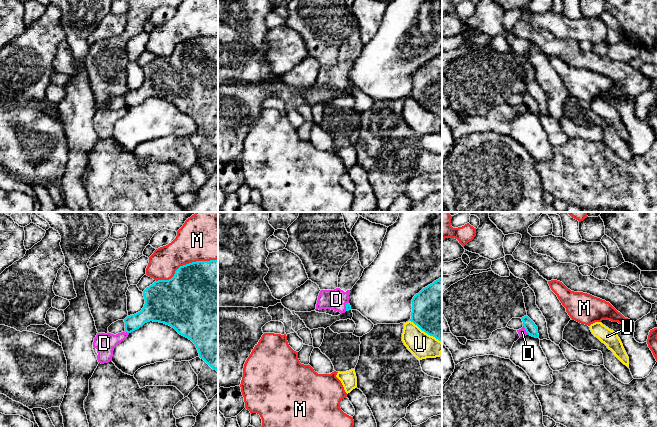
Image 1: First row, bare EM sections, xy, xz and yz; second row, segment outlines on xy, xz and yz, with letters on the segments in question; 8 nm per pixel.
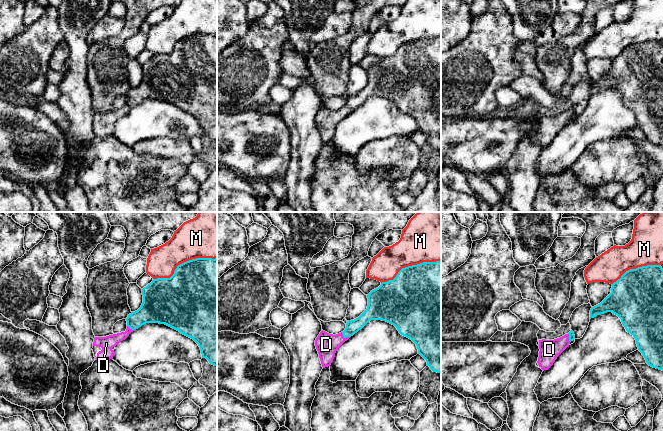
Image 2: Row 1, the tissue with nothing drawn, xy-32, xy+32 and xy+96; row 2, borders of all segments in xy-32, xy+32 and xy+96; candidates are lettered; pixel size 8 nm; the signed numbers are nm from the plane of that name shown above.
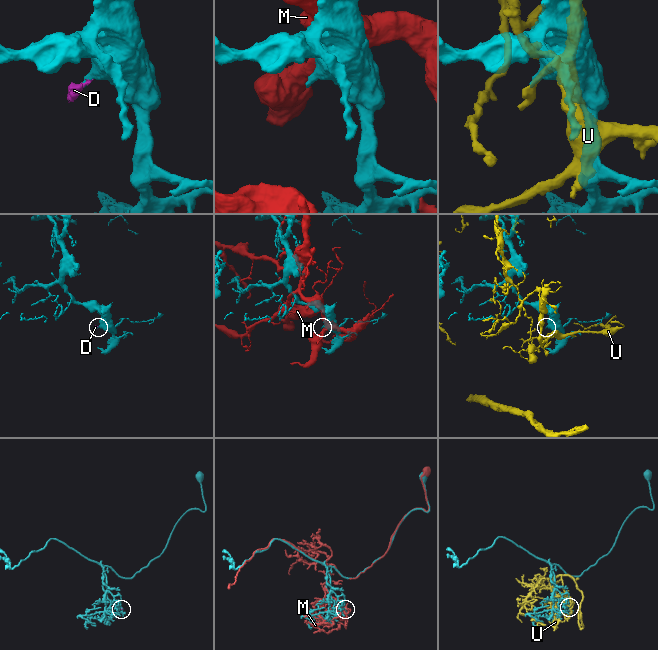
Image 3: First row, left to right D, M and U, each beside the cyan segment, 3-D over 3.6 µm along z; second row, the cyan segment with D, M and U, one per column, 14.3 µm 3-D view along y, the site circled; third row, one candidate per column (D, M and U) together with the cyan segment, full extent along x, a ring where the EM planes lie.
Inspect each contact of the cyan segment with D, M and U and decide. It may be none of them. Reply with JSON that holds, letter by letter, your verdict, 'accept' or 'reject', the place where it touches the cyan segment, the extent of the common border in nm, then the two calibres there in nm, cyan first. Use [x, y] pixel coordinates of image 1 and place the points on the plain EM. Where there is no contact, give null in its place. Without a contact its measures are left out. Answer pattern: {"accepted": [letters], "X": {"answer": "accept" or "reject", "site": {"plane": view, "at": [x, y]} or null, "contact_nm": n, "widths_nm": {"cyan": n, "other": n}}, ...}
{"accepted": ["D"], "D": {"answer": "accept", "site": {"plane": "yz", "at": [525, 105]}, "contact_nm": 90, "widths_nm": {"cyan": 90, "other": 70}}, "M": {"answer": "reject", "site": {"plane": "xy", "at": [186, 40]}, "contact_nm": 550, "widths_nm": {"cyan": 500, "other": 300}}, "U": {"answer": "reject", "site": {"plane": "xz", "at": [426, 108]}, "contact_nm": 320, "widths_nm": {"cyan": 440, "other": 200}}}

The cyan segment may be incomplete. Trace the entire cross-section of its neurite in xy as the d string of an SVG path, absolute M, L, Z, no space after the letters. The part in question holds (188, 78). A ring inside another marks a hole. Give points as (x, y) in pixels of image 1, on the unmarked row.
M218 36L196 37L180 42L169 56L158 56L143 67L145 80L142 86L124 95L125 107L116 111L97 109L93 126L99 139L112 137L114 124L128 111L153 97L174 104L191 116L203 135L218 148Z

